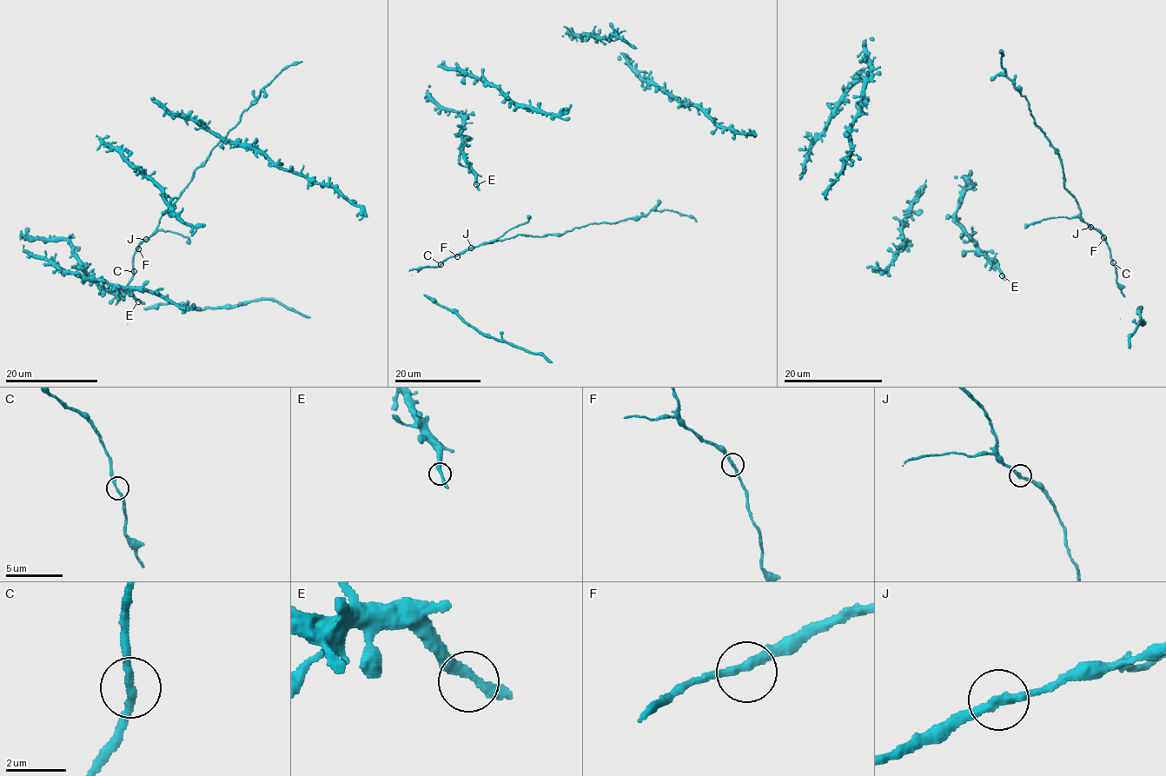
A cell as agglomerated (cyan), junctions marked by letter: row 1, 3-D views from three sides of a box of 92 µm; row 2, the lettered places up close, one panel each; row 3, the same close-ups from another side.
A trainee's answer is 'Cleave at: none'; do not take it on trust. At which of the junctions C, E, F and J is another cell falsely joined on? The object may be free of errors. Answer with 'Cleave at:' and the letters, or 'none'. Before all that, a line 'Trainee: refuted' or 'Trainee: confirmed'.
Trainee: confirmed
Cleave at: none

